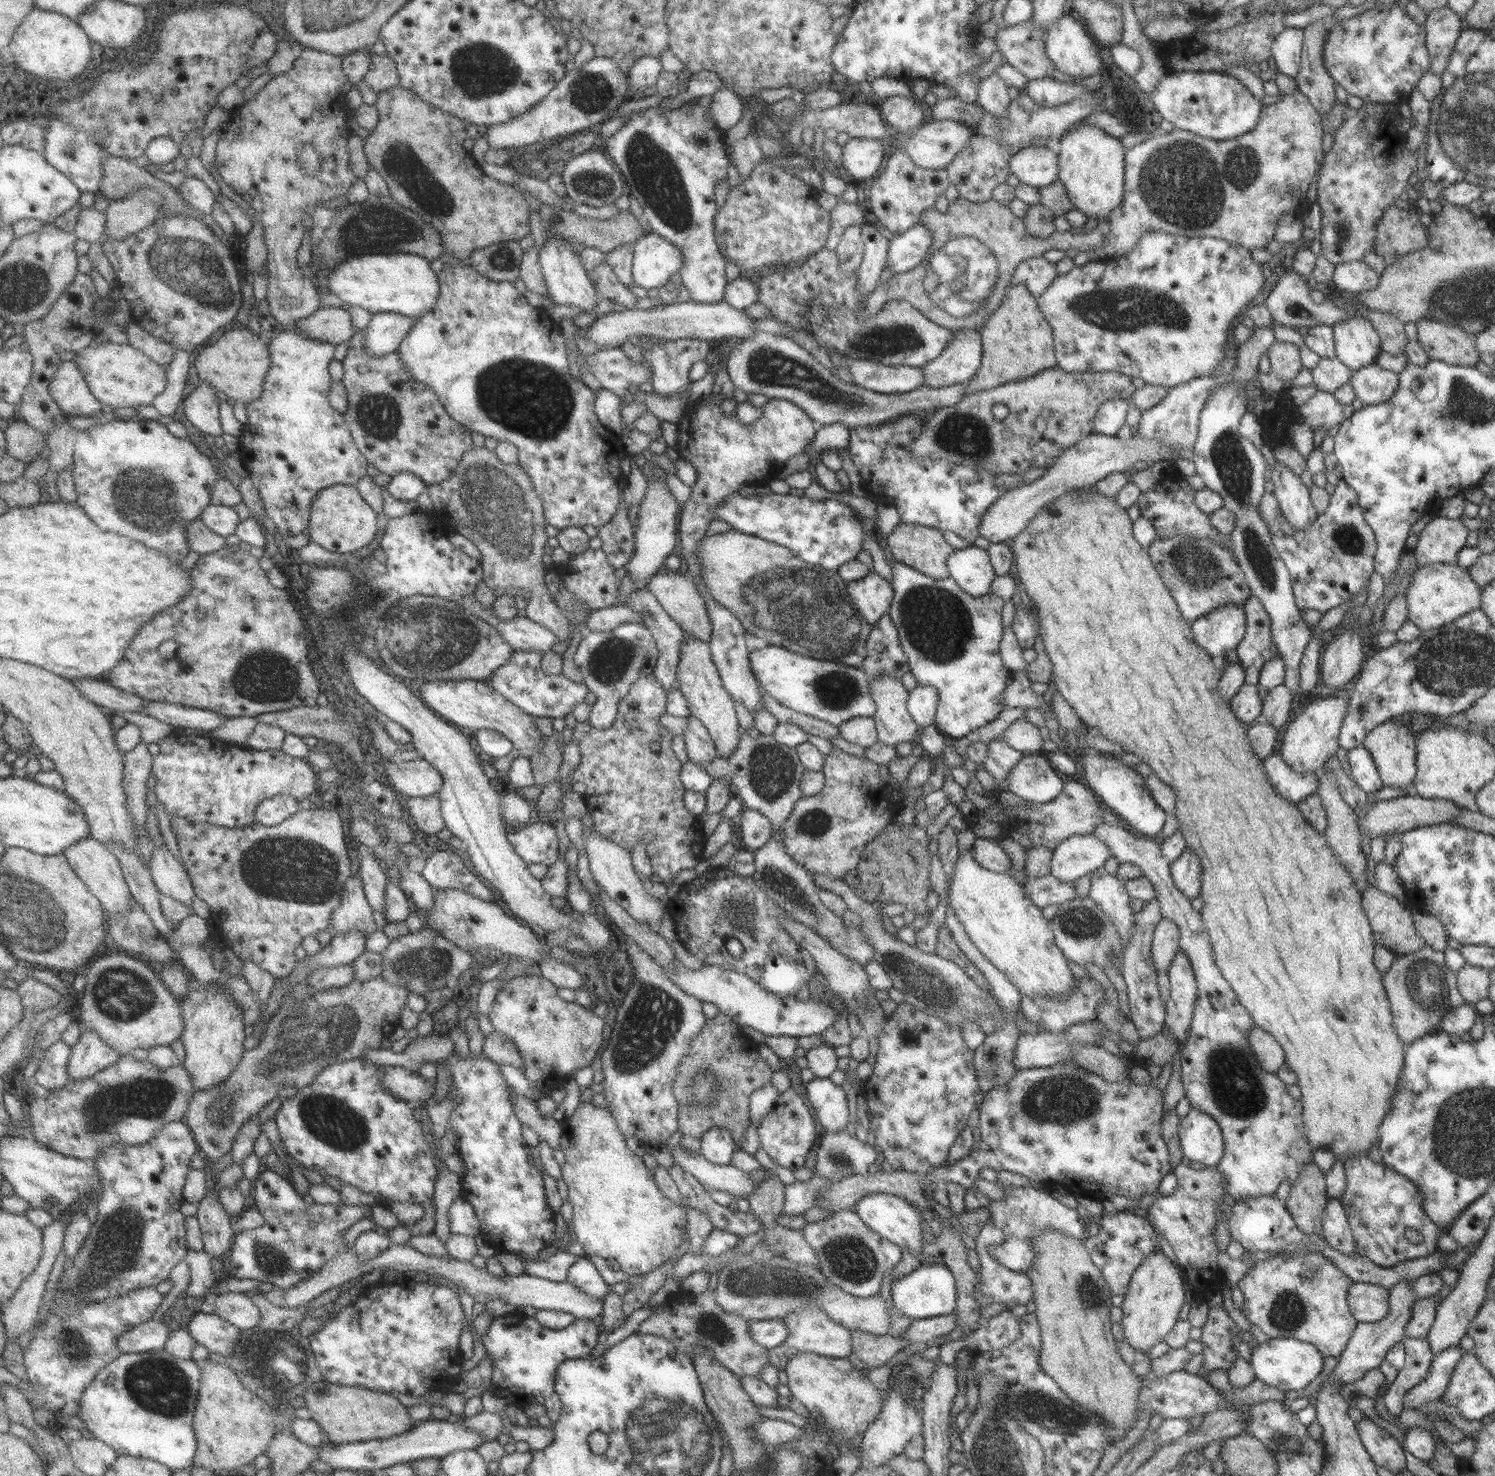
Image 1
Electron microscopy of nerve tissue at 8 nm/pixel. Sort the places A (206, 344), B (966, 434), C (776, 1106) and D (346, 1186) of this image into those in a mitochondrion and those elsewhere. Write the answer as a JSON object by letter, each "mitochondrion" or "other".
{"A":"other","B":"mitochondrion","C":"other","D":"other"}

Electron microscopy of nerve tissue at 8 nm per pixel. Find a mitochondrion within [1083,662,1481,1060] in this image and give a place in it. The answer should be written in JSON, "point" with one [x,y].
{"point":[1424,990]}

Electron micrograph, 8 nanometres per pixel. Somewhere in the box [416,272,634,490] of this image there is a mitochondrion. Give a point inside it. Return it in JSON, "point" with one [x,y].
{"point":[532,399]}

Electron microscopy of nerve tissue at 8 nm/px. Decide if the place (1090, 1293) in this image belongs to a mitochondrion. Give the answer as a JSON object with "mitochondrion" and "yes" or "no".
{"mitochondrion":"yes"}

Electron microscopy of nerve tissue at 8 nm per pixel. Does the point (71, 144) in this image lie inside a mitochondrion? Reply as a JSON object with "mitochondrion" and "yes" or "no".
{"mitochondrion":"yes"}

